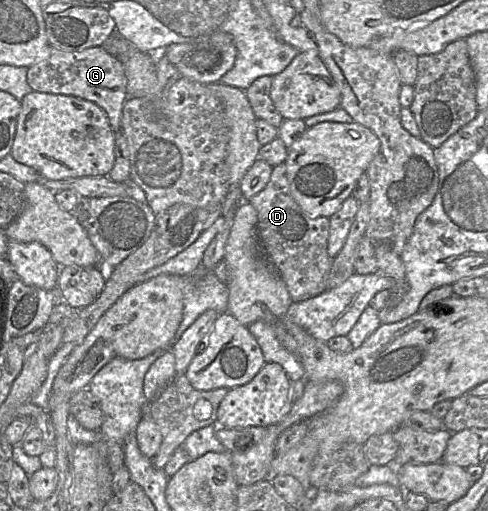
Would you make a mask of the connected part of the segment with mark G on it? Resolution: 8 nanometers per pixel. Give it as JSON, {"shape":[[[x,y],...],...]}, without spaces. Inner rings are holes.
{"shape":[[[50,46],[48,58],[28,68],[27,82],[33,91],[76,96],[95,103],[107,114],[114,132],[121,130],[123,107],[128,99],[126,76],[122,63],[103,47],[67,52]]]}

